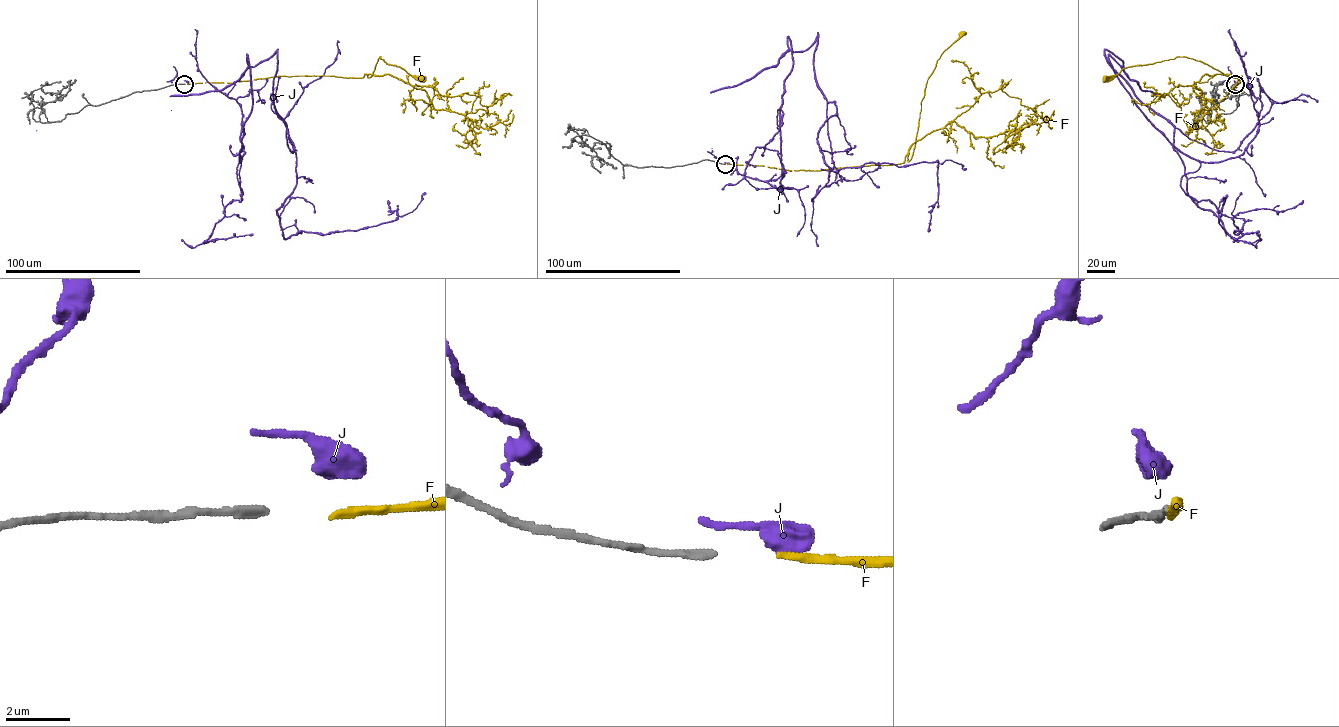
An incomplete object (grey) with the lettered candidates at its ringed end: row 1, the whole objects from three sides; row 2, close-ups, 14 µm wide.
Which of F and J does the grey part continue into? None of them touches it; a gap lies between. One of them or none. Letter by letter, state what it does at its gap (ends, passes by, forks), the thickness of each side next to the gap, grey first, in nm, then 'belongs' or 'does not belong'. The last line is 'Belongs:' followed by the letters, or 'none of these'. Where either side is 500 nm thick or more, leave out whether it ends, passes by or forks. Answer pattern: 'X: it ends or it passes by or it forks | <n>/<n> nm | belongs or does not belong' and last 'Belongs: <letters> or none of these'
F: it ends | 240/200 nm | belongs
J: it passes by | 240/480 nm | does not belong
Belongs: F

